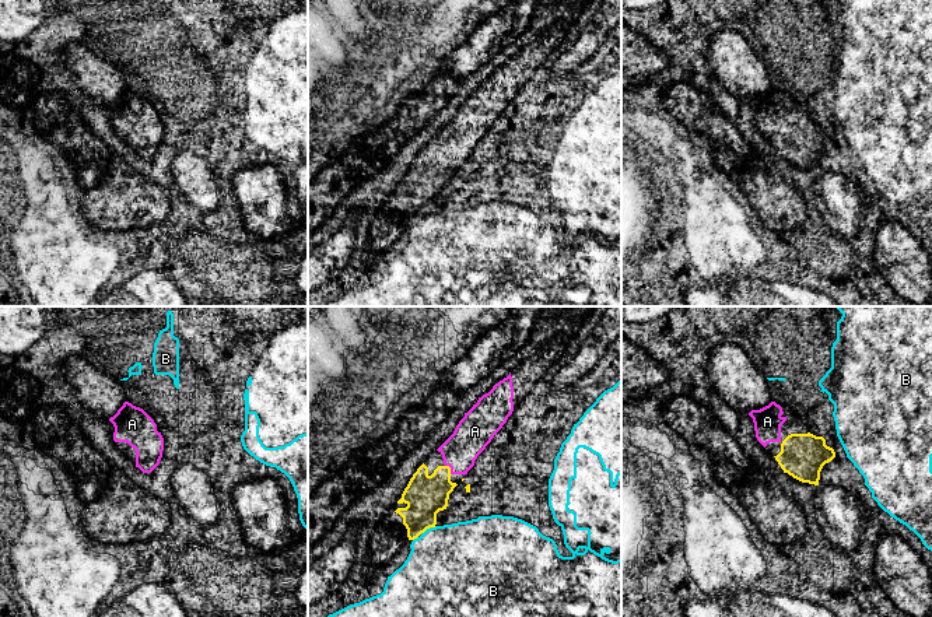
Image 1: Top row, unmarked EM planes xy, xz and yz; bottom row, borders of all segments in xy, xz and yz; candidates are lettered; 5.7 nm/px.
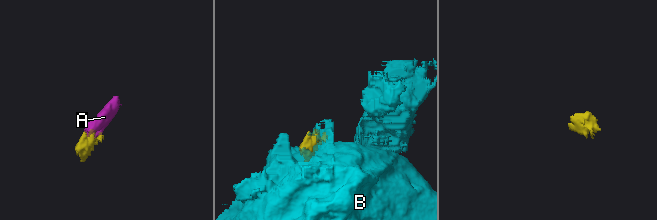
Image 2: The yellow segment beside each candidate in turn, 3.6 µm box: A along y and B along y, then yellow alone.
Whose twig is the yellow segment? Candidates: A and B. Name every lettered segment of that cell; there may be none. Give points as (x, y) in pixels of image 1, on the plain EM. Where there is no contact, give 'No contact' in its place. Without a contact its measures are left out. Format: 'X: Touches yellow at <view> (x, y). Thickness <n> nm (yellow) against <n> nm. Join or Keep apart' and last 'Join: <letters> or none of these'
A: Touches yellow at xz (449, 155). Thickness 240 nm (yellow) against 200 nm. Join
B: Touches yellow at xz (427, 214). Thickness 240 nm (yellow) against 460 nm. Keep apart
Join: A

